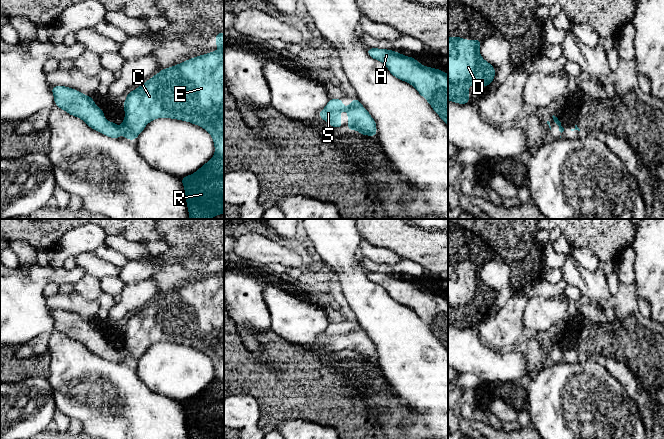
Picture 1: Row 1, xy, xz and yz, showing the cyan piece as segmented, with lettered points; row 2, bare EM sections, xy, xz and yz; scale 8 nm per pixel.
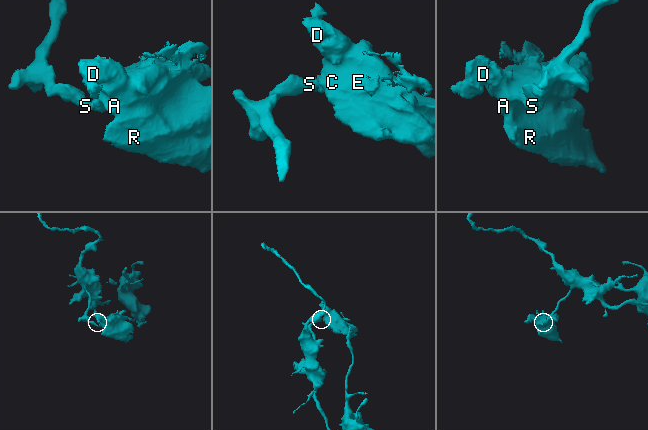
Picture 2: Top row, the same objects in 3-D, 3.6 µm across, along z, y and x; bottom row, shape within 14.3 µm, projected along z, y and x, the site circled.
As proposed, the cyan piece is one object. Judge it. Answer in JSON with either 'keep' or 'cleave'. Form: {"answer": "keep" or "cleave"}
{"answer": "keep"}

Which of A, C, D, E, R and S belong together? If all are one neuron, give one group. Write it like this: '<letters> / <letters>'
A C D E R S

